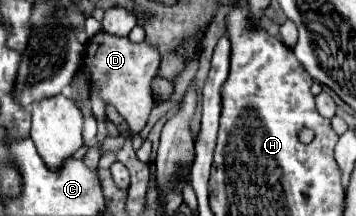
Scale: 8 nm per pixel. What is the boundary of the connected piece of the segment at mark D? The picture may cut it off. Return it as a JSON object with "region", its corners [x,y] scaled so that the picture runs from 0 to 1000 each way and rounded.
{"region":[[[295,148],[267,157],[239,194],[228,278],[222,278],[222,361],[199,389],[216,417],[222,454],[250,463],[261,417],[278,417],[278,454],[295,491],[317,491],[379,620],[371,671],[385,699],[404,648],[390,611],[404,593],[430,500],[430,435],[424,435],[424,370],[447,324],[447,231],[419,194],[374,204],[362,176],[329,176]]]}

